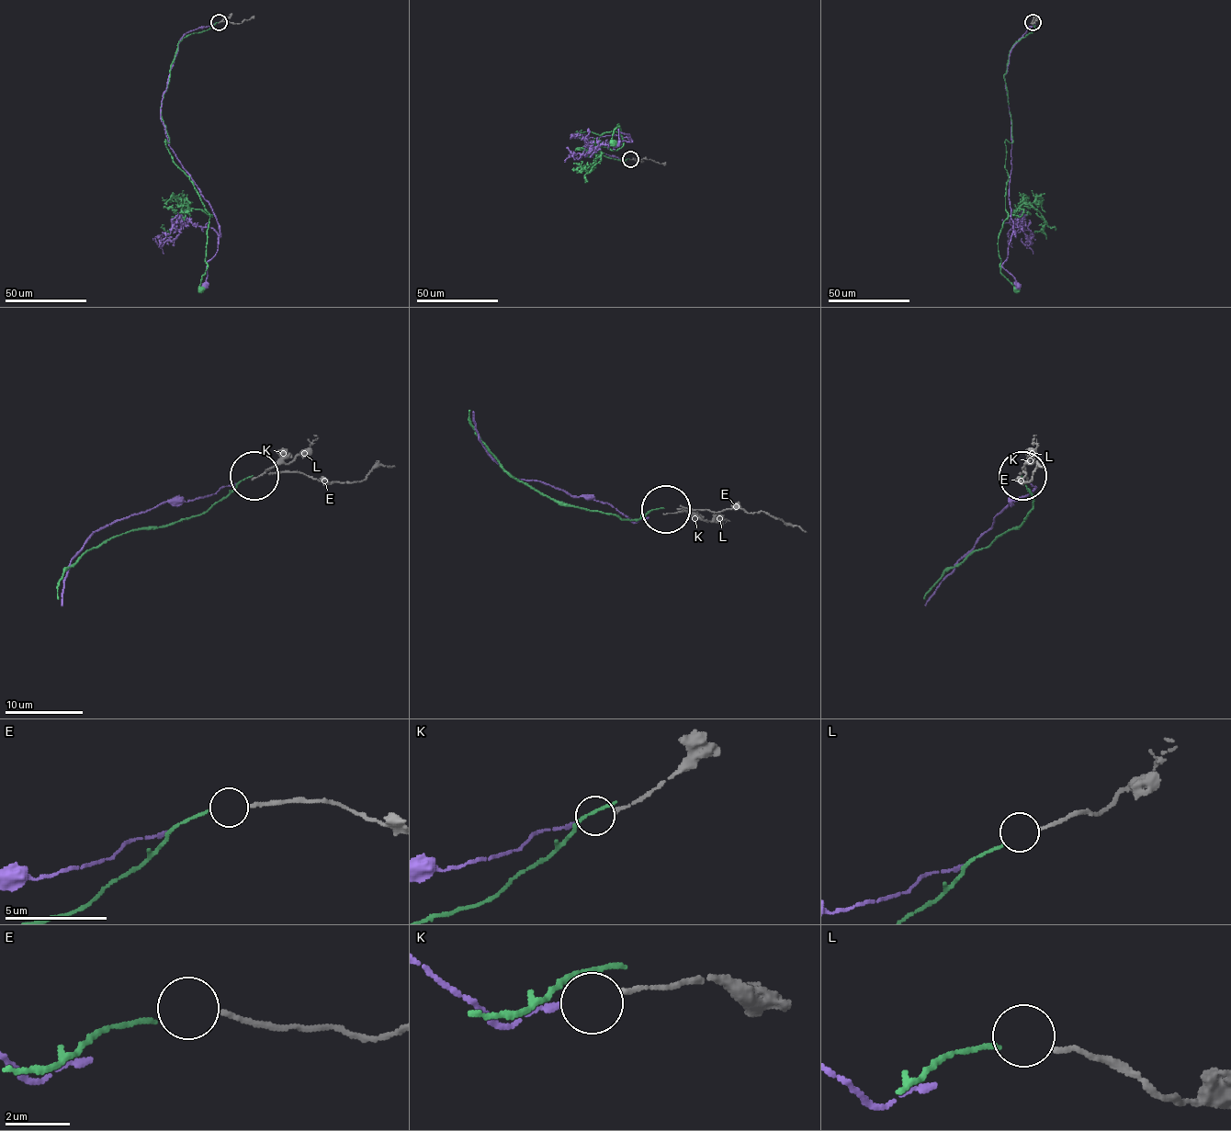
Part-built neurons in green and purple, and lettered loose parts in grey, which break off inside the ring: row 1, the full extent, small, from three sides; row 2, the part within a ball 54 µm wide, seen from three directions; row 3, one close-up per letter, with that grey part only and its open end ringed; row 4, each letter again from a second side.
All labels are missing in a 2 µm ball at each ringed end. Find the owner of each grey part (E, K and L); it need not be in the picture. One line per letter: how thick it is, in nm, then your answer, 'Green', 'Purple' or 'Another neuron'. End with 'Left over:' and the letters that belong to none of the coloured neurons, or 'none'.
E: Thickness 170 nm. Another neuron
K: Thickness 150 nm. Purple
L: Thickness 150 nm. Green
Left over: E

